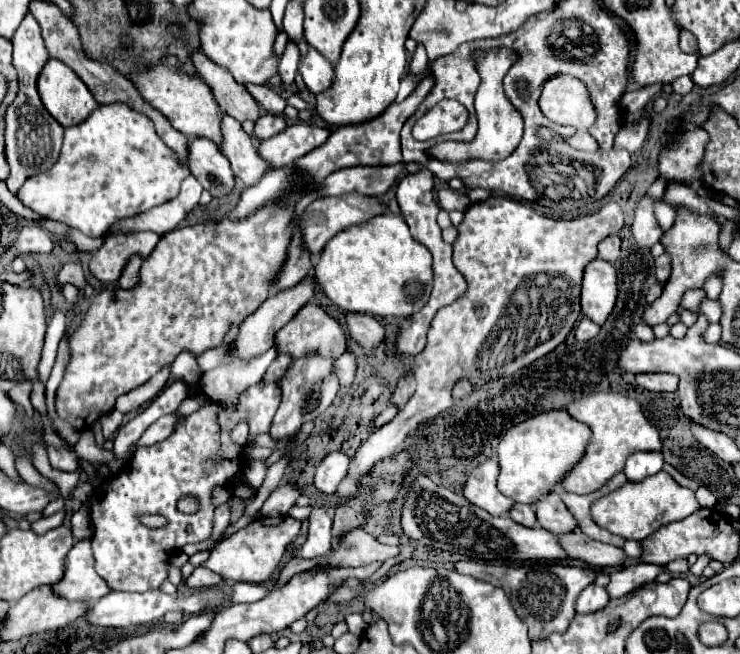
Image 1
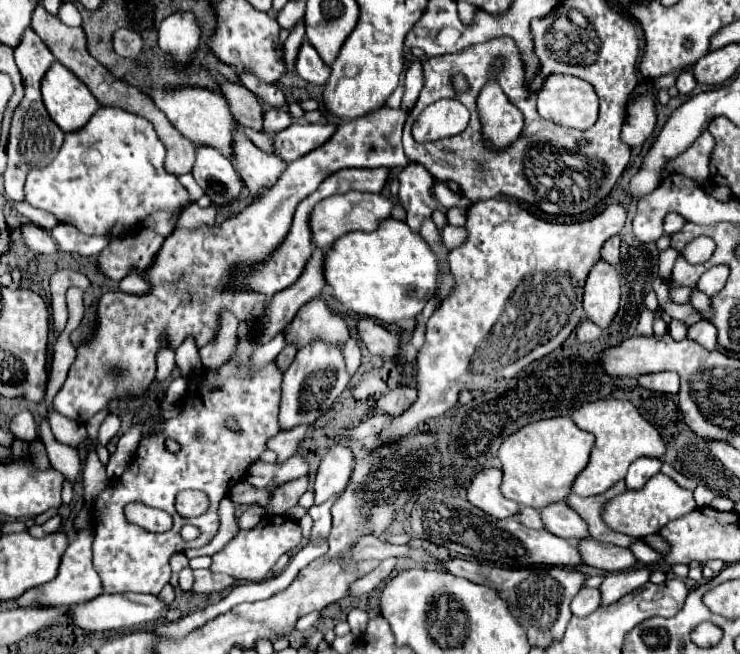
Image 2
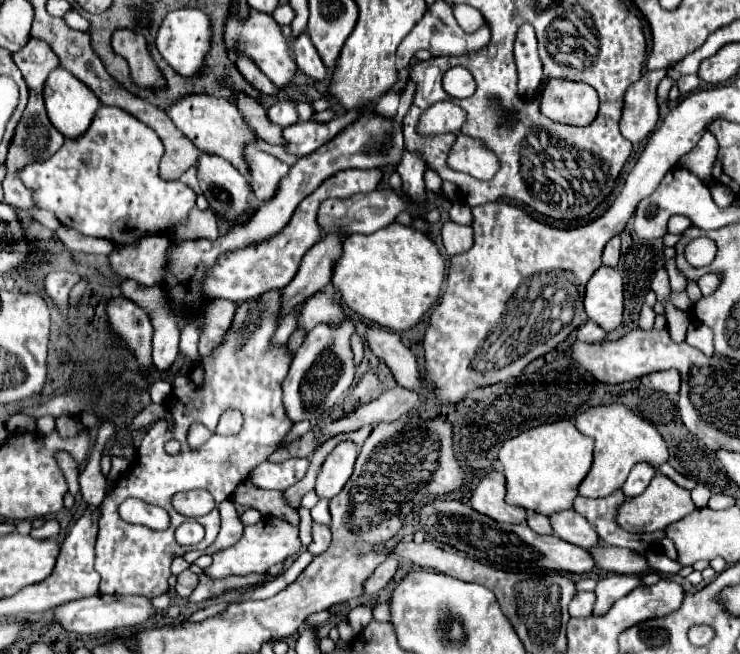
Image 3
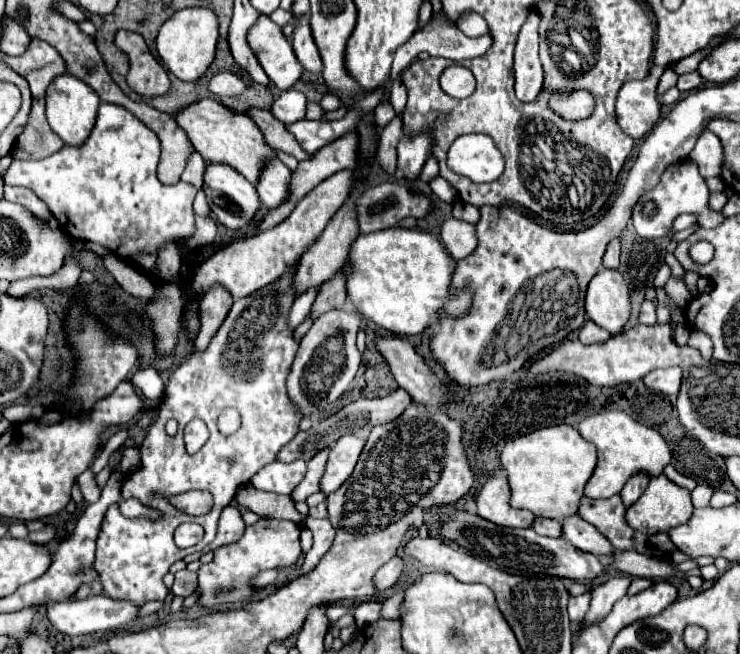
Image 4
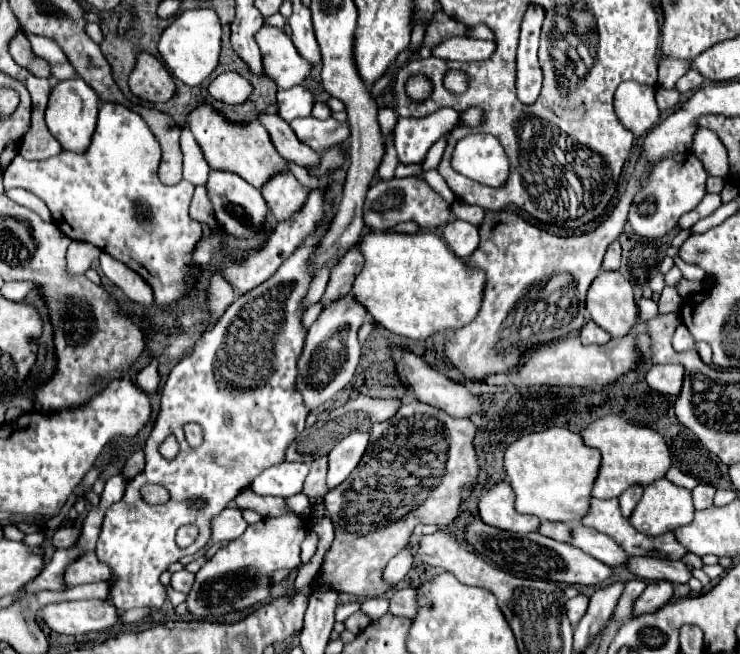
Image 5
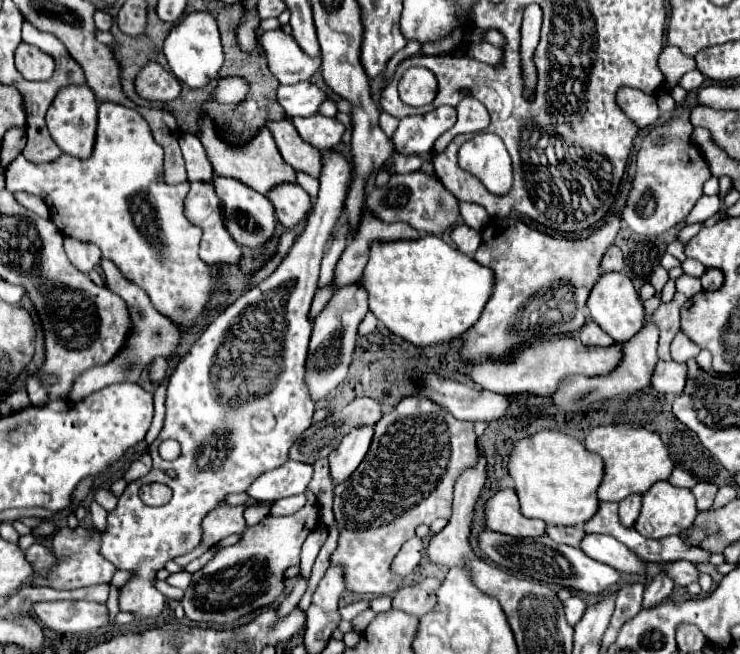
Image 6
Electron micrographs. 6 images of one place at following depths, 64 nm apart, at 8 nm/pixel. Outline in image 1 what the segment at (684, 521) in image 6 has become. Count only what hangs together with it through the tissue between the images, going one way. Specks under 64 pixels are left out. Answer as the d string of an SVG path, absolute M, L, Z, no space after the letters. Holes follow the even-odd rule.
M658 472L654 474L654 478L648 478L646 482L638 482L638 486L626 482L614 494L600 498L596 504L592 504L592 516L598 526L610 530L612 534L618 534L626 540L644 540L660 526L682 520L698 508L700 504L692 490L678 486L670 474Z

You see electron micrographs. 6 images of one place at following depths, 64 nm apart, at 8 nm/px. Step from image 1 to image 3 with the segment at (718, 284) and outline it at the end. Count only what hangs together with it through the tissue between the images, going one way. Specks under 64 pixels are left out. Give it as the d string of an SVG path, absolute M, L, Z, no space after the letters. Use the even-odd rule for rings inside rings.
M704 274L704 276L698 280L698 286L700 286L700 290L702 290L704 296L712 294L712 292L718 288L718 284L720 284L720 276L718 276L718 274Z

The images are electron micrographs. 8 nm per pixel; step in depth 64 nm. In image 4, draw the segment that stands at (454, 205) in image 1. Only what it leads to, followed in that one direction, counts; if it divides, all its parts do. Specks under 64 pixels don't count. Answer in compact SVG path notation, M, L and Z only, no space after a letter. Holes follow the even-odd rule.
M430 154L426 164L424 164L424 168L422 168L422 172L420 172L420 178L424 182L430 182L430 178L434 178L436 174L438 174L438 160L436 160L434 154Z

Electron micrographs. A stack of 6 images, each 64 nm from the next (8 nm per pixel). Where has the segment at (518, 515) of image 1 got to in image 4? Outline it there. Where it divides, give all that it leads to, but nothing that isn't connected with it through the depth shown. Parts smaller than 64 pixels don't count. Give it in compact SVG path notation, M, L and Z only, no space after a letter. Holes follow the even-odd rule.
M536 518L534 526L532 526L538 534L542 536L552 536L552 538L562 538L562 524L558 520L544 520L544 518Z

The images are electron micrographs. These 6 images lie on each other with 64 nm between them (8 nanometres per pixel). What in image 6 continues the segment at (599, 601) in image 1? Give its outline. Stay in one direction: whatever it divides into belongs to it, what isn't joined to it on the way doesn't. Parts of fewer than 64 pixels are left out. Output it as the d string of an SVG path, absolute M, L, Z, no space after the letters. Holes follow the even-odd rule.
M572 596L564 602L564 614L566 614L566 620L568 620L570 626L574 626L582 618L584 610L586 610L586 604L578 596Z

